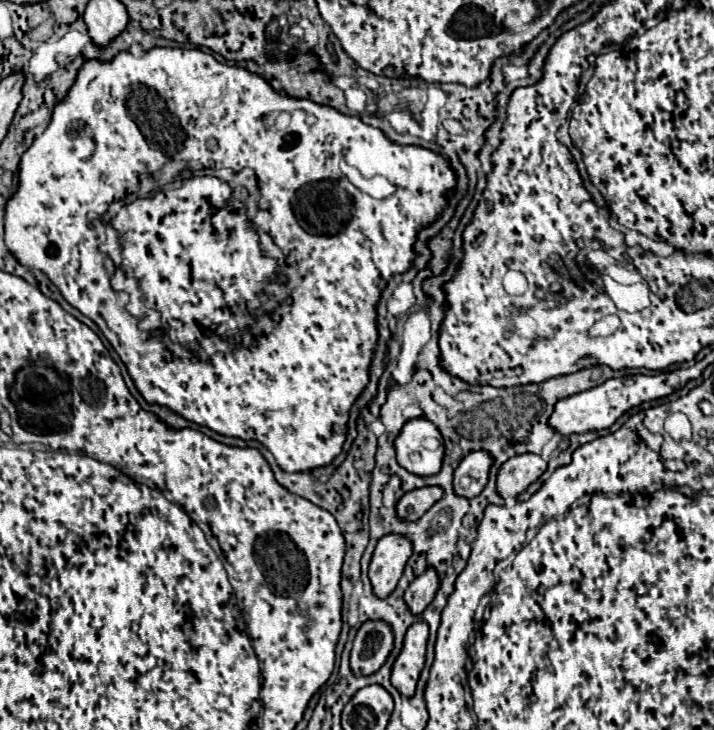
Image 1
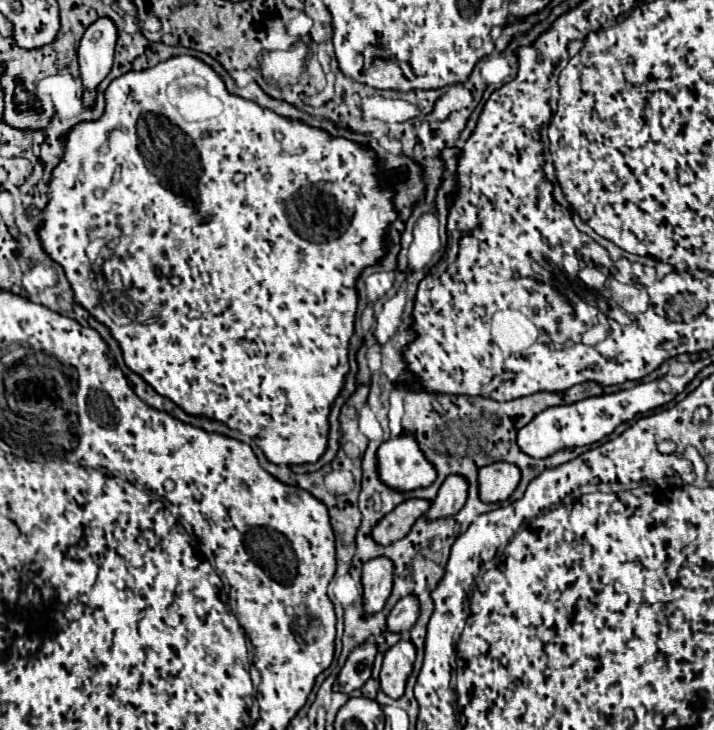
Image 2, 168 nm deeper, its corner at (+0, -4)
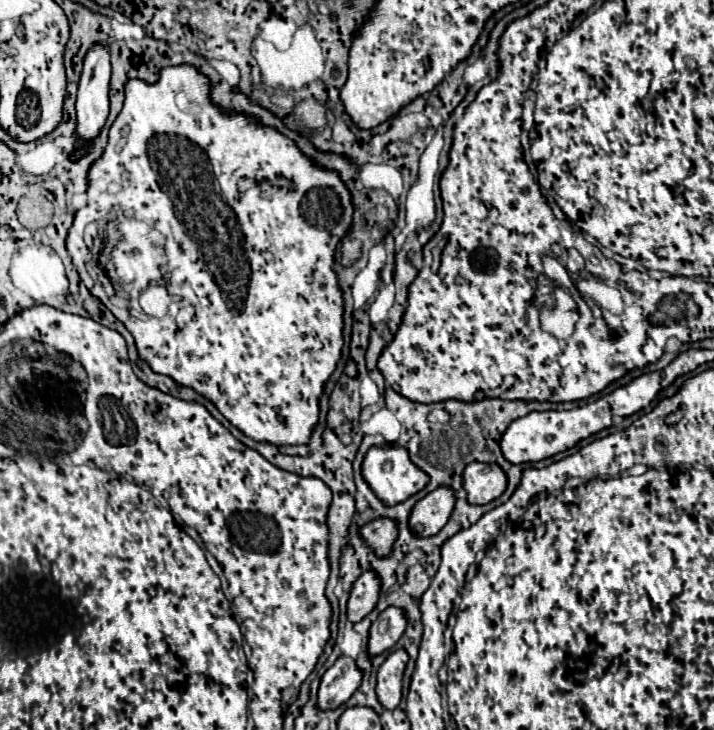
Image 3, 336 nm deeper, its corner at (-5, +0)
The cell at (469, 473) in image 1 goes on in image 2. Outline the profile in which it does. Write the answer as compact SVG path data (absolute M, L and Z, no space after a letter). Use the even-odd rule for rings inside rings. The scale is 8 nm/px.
M447 476L437 496L431 500L429 510L425 512L425 518L437 520L437 518L457 514L465 504L465 496L467 496L465 480L461 480L461 476Z

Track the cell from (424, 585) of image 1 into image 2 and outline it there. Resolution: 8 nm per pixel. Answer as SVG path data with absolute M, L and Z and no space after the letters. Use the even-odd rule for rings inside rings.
M407 596L405 600L399 600L393 610L387 616L387 630L401 634L401 632L409 632L409 628L415 624L419 616L419 604L415 596Z

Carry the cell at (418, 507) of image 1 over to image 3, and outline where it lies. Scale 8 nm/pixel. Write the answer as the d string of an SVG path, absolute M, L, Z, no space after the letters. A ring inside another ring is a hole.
M378 518L370 524L364 524L360 530L362 538L378 556L388 556L394 540L398 538L398 520L394 518Z

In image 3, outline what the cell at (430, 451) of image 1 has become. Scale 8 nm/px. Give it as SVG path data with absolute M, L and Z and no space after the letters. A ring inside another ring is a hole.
M382 444L382 446L374 446L368 450L364 464L362 464L362 474L364 480L370 484L370 488L376 492L376 496L384 502L384 504L398 504L404 502L406 498L410 498L412 494L420 492L426 484L428 484L428 476L426 472L422 472L408 456L406 448L402 446L394 446L394 444Z

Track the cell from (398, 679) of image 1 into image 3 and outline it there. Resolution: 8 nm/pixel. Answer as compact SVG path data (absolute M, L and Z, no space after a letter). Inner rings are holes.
M404 648L392 652L378 668L376 694L386 710L394 710L402 700L402 678L408 664L408 652Z

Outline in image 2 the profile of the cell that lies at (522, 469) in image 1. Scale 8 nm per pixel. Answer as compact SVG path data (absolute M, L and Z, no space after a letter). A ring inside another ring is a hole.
M495 462L477 470L479 480L479 498L483 502L505 502L521 480L519 468L513 464Z

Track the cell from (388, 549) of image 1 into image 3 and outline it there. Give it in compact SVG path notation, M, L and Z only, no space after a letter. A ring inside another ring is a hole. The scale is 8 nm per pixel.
M366 570L352 586L352 594L348 600L348 620L350 622L360 622L366 618L378 604L380 596L380 576L374 570Z

